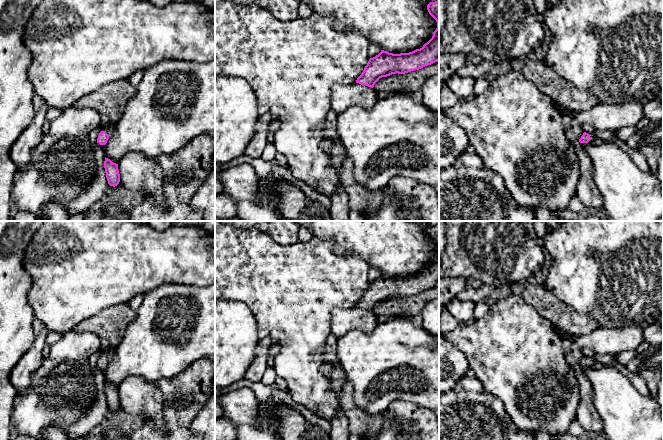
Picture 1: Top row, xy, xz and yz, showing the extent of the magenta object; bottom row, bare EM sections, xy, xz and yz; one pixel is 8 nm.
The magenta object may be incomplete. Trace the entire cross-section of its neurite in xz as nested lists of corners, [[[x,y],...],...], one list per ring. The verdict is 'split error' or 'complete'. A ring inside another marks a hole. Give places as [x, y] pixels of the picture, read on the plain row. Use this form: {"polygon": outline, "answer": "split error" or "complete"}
{"polygon": [[[439,223],[430,226],[427,234],[437,246],[432,262],[422,272],[409,277],[393,278],[381,274],[378,279],[369,283],[356,307],[373,312],[382,301],[405,298],[439,285]]], "answer": "complete"}

